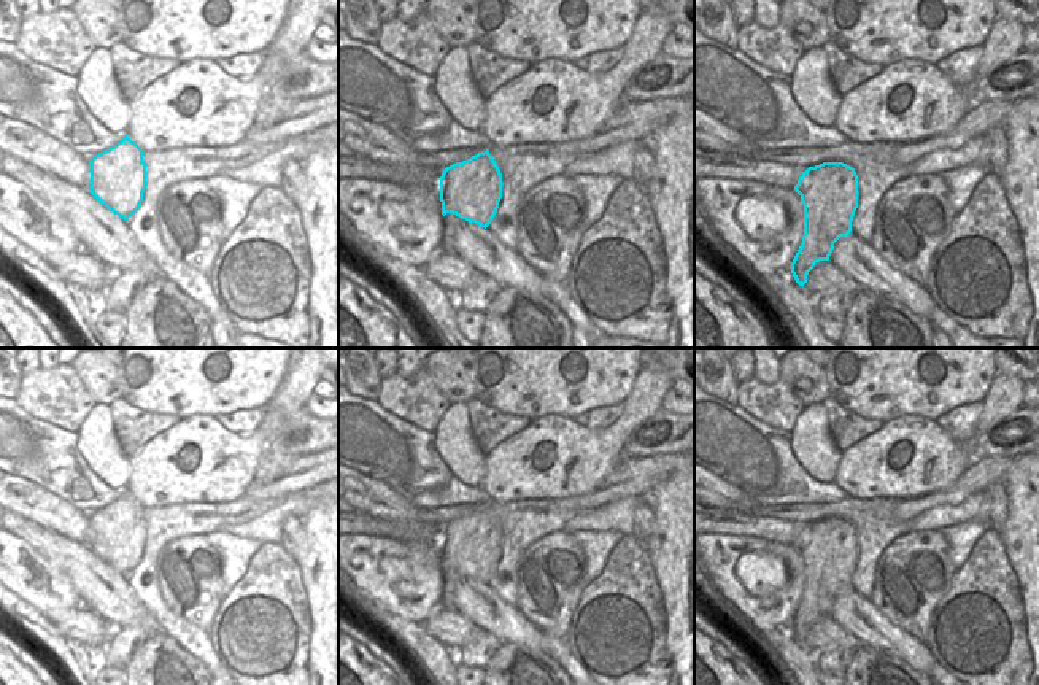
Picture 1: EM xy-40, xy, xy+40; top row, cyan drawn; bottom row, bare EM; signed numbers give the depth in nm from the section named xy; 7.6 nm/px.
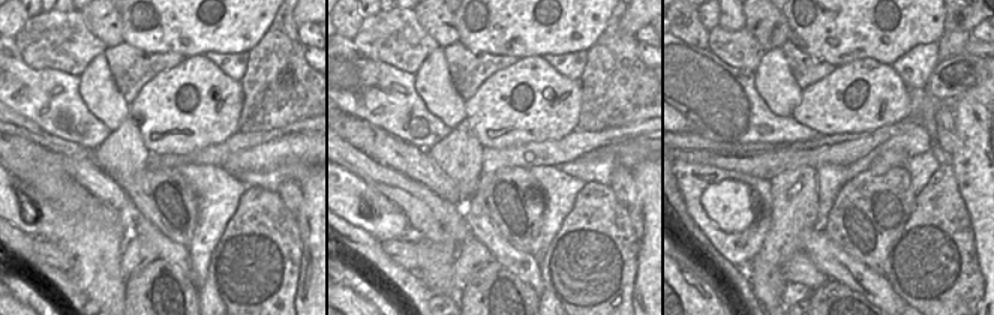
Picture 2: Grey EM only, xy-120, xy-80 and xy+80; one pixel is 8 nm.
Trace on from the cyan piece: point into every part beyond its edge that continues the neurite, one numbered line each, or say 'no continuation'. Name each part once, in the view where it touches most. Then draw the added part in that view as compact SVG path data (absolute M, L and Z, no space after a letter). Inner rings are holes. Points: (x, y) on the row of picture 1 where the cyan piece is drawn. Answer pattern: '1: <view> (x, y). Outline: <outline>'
no continuation

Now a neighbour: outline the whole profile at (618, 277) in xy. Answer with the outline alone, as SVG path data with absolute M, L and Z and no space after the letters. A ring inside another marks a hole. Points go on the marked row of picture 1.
M624 180L615 189L605 213L583 234L566 286L602 332L659 345L667 342L674 316L667 294L667 257L650 199L634 180Z

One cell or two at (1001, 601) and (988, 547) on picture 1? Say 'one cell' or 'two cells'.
one cell

